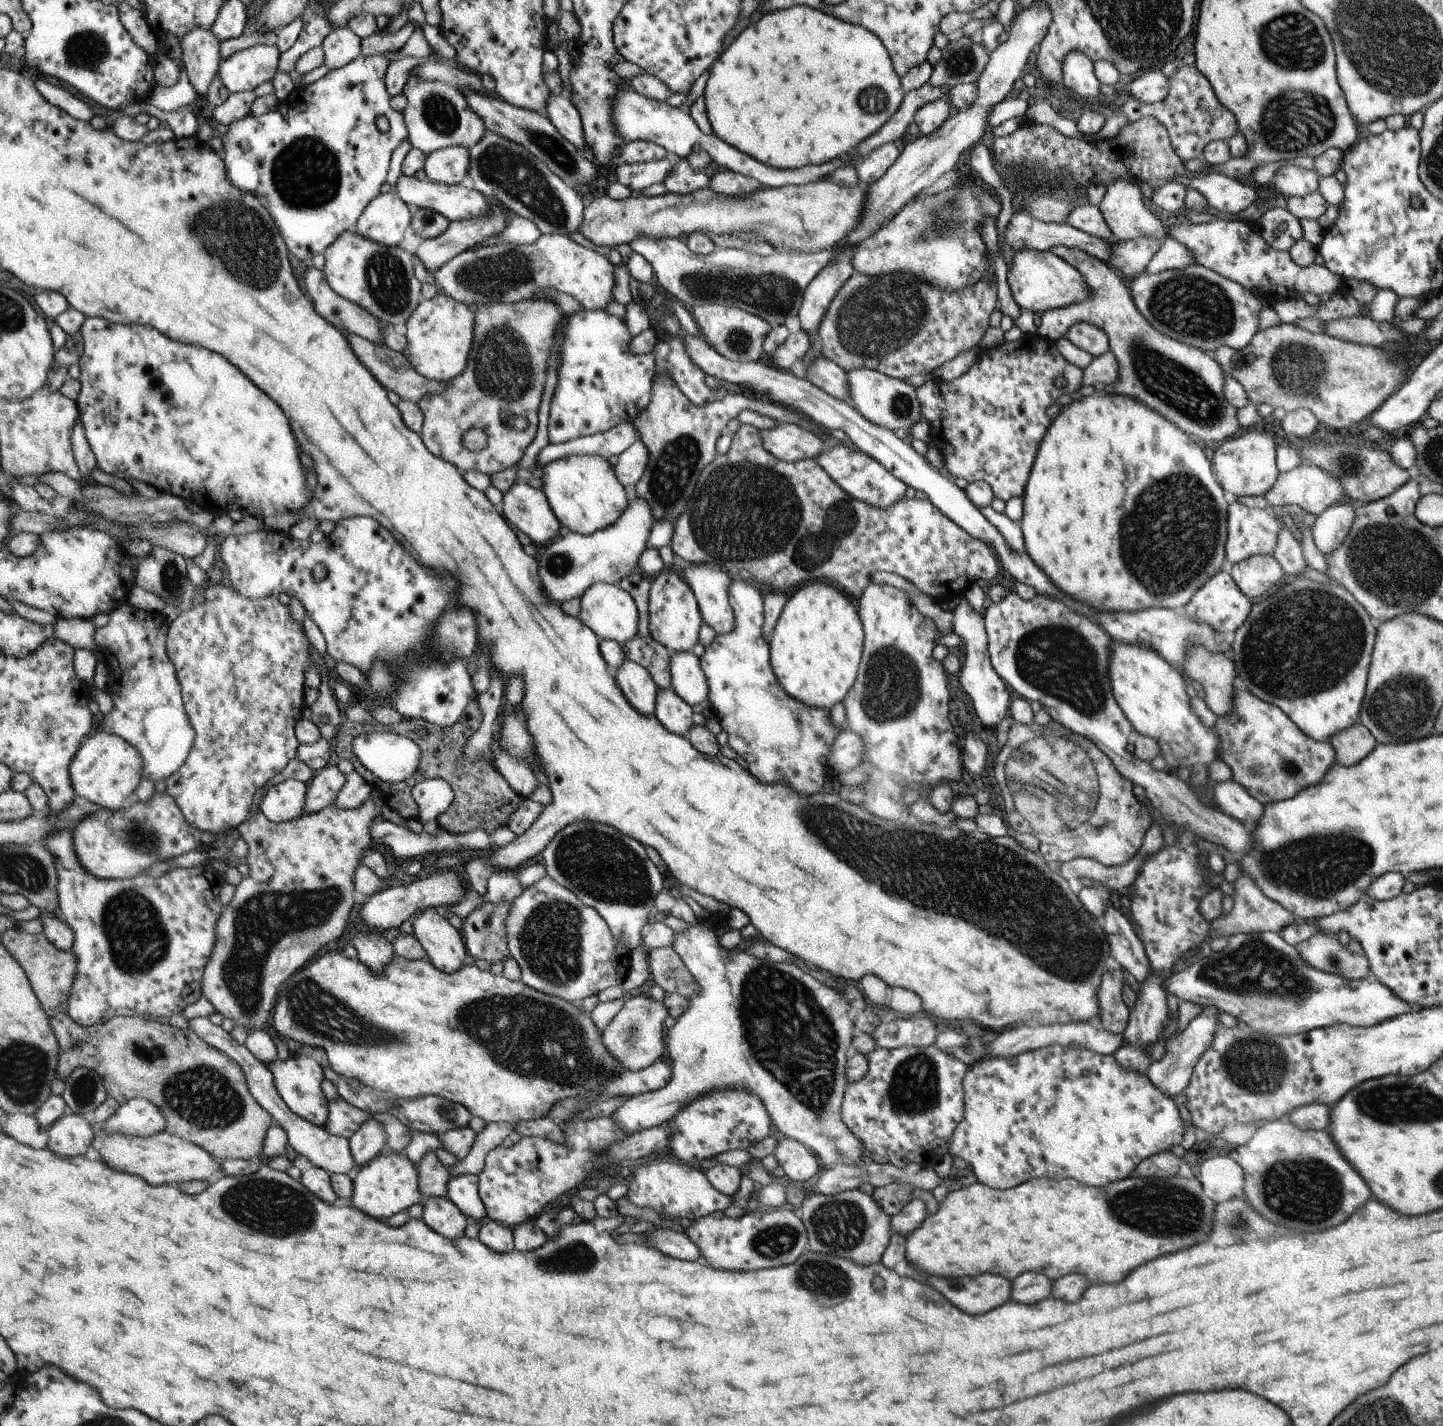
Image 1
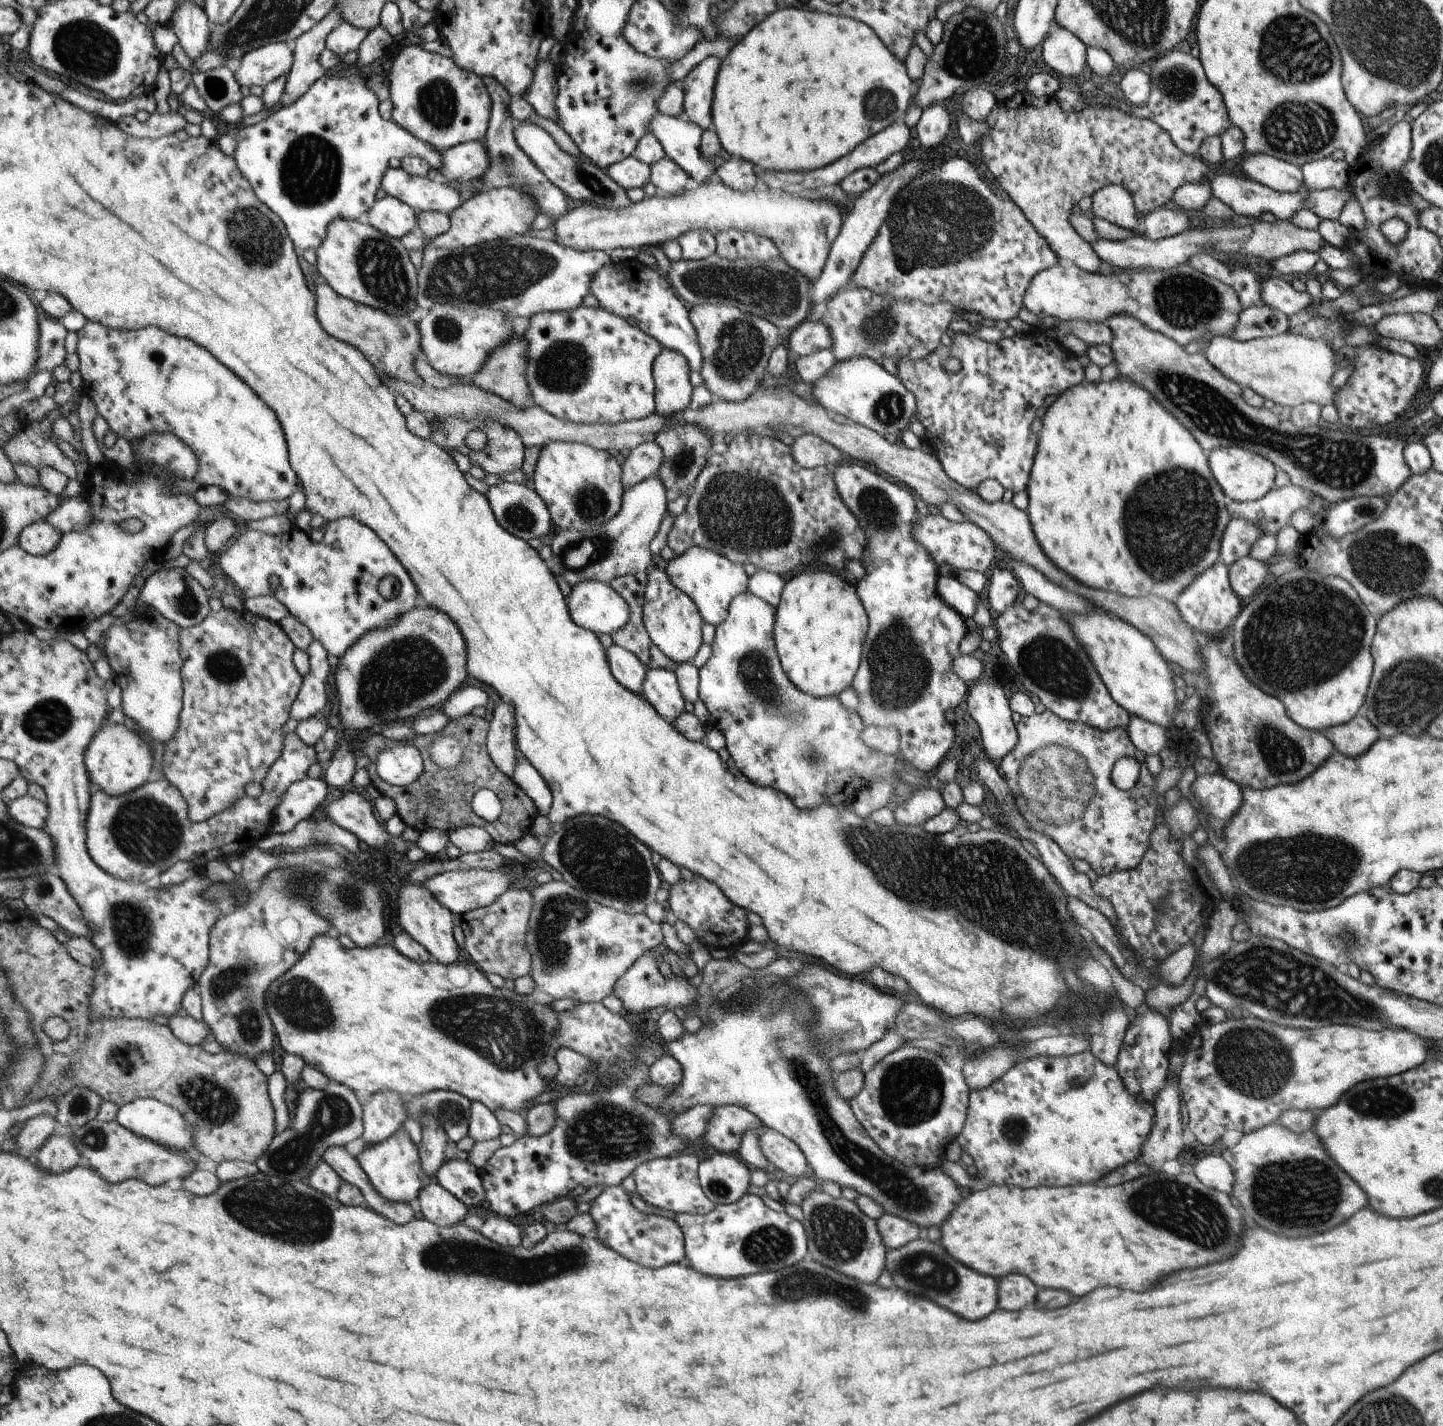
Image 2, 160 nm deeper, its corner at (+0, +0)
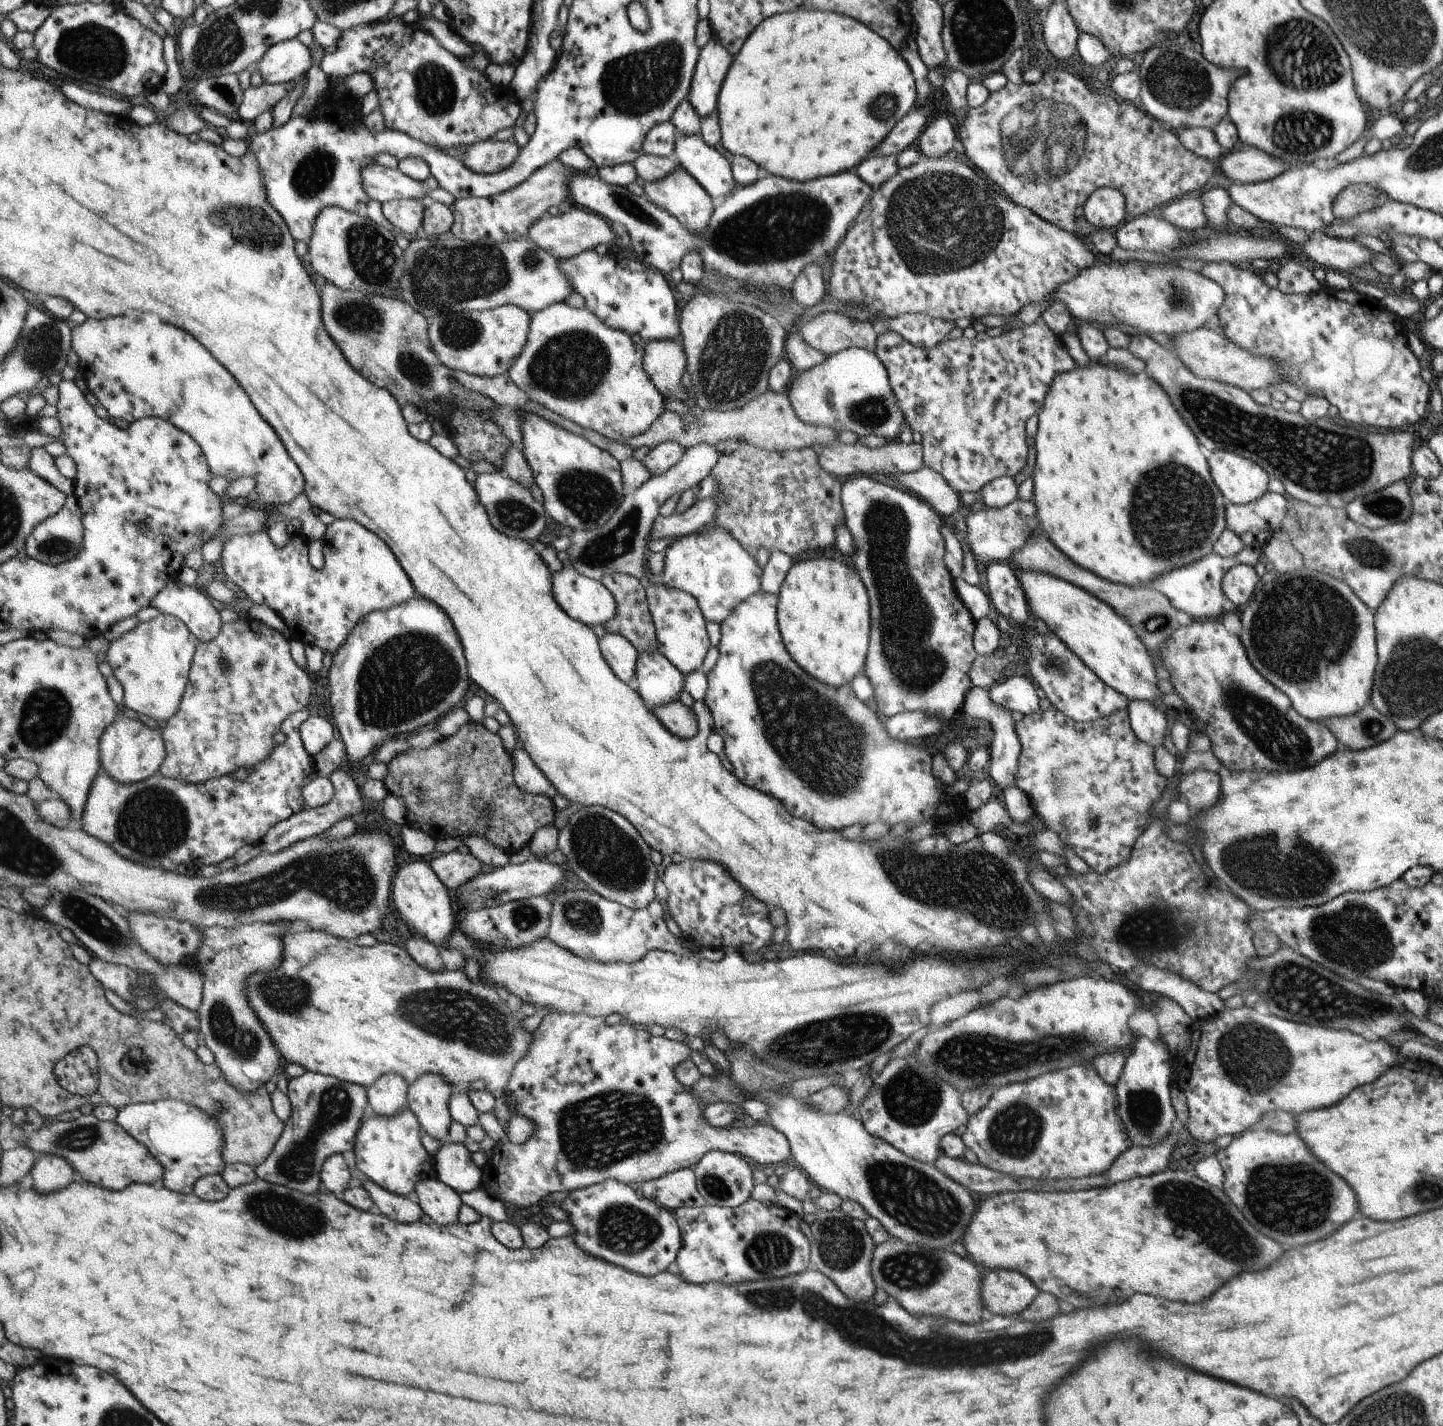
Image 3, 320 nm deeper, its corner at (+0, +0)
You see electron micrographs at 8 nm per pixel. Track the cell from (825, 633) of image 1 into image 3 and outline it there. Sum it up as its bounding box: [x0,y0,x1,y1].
[777,553,870,687]

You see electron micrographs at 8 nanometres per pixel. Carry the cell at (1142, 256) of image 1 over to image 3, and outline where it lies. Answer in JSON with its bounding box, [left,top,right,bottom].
[1156,192,1208,231]

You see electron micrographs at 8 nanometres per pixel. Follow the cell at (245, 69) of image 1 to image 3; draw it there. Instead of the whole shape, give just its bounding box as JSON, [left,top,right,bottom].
[254,38,312,86]

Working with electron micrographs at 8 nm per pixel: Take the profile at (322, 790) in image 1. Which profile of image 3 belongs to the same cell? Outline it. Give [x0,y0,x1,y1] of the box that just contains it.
[327,594,470,764]

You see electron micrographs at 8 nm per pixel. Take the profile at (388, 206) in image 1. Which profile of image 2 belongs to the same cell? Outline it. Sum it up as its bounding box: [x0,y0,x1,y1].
[368,195,416,239]

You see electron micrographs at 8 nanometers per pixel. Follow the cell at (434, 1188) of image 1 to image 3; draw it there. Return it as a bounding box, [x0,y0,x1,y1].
[407,1073,455,1142]

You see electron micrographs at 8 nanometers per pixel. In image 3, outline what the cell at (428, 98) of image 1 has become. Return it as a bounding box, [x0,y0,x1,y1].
[320,17,522,150]

